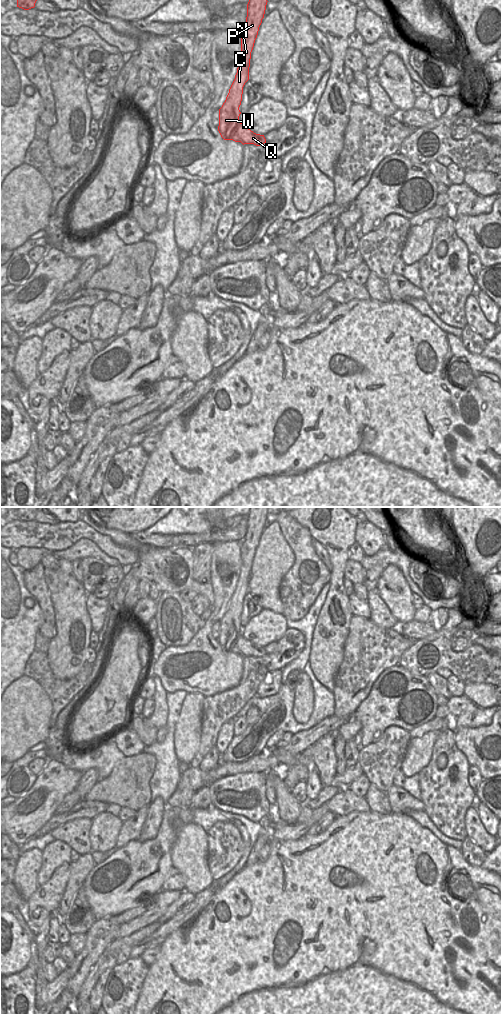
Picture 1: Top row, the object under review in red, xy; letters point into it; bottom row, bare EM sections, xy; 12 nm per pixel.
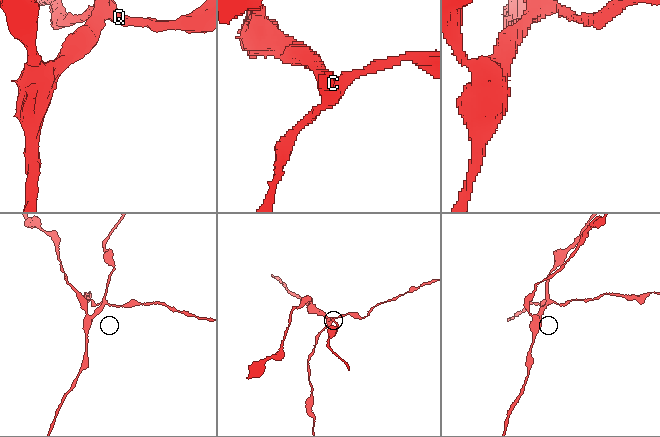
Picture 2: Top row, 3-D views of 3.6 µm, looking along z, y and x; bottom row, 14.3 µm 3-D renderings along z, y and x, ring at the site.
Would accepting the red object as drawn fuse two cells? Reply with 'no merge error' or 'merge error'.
merge error

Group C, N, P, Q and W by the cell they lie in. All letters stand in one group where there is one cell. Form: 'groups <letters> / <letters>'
groups C N P W / Q

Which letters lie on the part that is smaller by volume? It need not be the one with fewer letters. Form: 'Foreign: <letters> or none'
Foreign: Q

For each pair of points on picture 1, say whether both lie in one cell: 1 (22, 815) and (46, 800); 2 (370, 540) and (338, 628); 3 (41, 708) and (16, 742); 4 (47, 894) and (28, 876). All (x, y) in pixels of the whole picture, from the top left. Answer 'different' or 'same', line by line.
1: same
2: different
3: same
4: different

